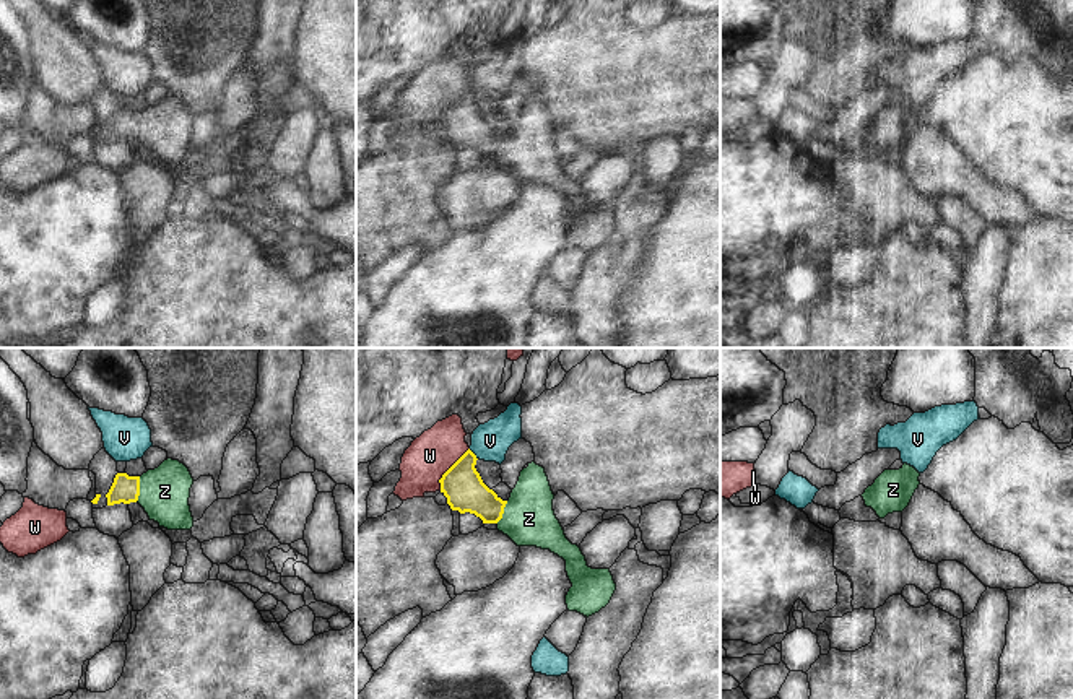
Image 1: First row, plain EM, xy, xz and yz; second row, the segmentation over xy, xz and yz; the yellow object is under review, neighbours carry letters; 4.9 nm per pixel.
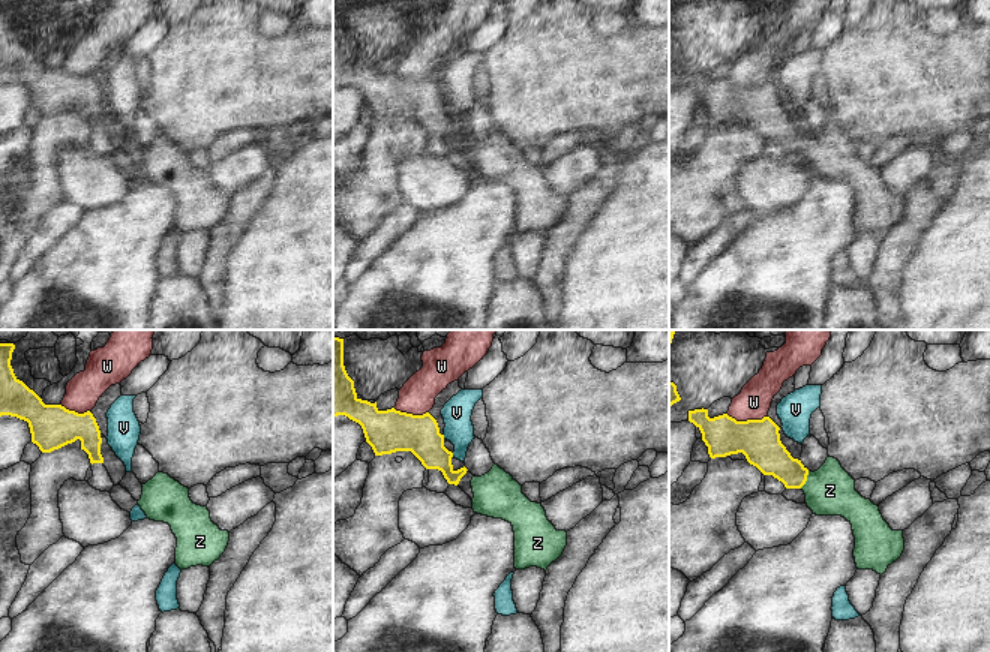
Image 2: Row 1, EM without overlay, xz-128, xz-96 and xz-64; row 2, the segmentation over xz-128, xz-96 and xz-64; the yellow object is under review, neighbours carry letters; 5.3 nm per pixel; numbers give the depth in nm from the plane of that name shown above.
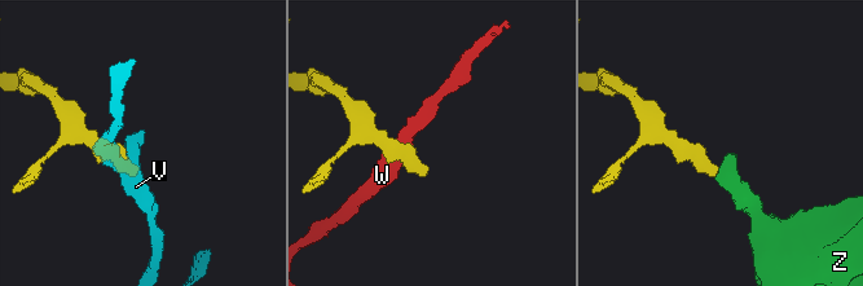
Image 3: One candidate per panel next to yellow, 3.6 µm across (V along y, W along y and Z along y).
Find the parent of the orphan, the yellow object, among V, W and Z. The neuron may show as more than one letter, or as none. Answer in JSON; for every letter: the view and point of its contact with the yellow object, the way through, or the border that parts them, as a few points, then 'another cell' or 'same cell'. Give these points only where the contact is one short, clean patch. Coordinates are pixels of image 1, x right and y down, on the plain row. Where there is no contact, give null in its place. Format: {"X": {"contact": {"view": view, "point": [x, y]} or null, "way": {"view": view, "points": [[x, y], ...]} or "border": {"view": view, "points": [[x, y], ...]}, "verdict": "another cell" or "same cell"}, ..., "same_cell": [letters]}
{"V": {"contact": {"view": "xz", "point": [473, 90]}, "border": {"view": "xz", "points": [[469, 85], [477, 95]]}, "verdict": "another cell"}, "W": {"contact": {"view": "xz", "point": [449, 104]}, "border": {"view": "xz", "points": [[469, 83], [443, 111], [439, 125]]}, "verdict": "another cell"}, "Z": {"contact": {"view": "xy", "point": [139, 125]}, "way": {"view": "xy", "points": [[125, 124], [139, 125], [165, 127]]}, "verdict": "same cell"}, "same_cell": ["Z"]}

